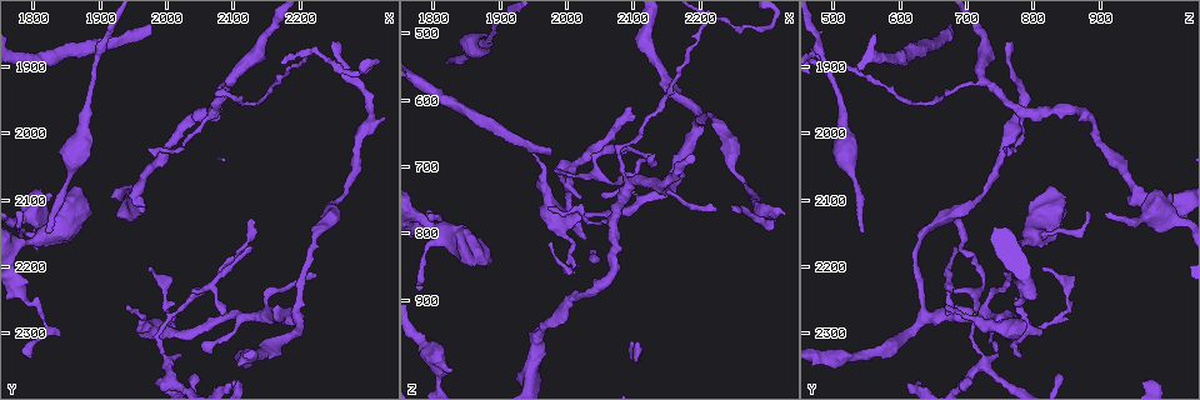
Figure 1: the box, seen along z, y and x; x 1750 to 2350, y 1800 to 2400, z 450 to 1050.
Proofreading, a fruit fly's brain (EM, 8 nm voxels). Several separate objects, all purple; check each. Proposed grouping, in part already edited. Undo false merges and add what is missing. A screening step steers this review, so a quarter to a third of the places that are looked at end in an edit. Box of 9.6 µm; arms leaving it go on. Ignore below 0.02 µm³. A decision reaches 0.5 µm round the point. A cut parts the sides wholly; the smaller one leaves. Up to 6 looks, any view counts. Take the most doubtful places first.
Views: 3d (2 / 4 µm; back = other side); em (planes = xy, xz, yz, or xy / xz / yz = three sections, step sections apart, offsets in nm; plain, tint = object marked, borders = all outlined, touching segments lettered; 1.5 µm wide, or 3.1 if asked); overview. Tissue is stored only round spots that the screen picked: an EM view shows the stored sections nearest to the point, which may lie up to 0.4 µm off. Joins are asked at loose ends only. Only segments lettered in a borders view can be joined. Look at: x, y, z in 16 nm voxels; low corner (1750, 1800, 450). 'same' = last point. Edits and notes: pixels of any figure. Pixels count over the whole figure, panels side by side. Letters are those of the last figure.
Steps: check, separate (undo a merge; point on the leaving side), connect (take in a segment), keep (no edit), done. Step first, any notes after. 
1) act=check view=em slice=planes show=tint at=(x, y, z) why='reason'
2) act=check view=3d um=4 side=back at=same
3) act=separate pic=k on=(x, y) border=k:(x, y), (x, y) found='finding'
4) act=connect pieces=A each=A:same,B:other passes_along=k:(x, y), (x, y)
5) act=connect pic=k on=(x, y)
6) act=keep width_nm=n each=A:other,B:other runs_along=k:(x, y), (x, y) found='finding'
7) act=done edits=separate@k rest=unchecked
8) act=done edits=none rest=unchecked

act=check view=em slice=planes show=borders at=(1825, 2150, 545) why='free end'

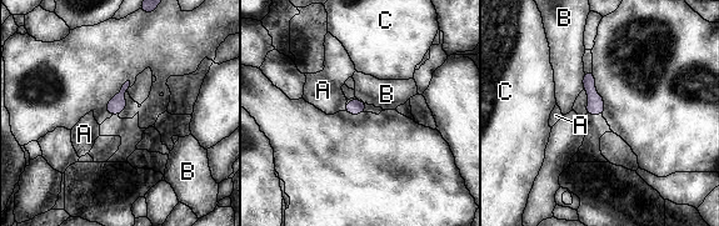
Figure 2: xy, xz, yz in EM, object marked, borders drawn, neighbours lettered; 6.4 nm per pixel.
act=keep each=A:other,B:other,C:other border=2:(346, 105), (344, 110) found='no lettered segment goes on from it'

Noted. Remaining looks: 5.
act=check view=em slice=planes show=borders at=(2020, 2340, 745) why='three arms meet'

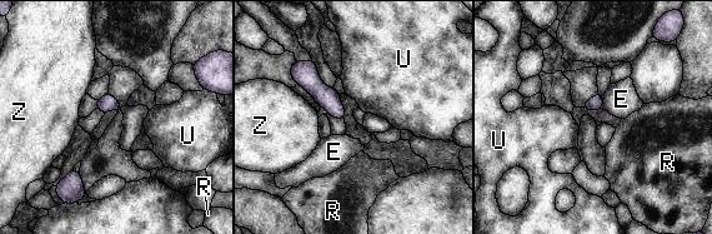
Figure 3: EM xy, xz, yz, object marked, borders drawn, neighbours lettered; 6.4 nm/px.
act=keep longest_contact=E:90nm each=E:other,R:other,U:other,Z:other border=3:(601, 95), (602, 108) found='none of them fits'

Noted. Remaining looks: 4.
act=check view=3d um=4 side=back at=(2085, 2275, 675) why='thin end'

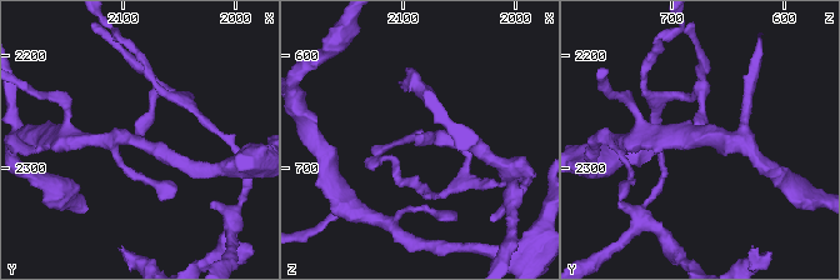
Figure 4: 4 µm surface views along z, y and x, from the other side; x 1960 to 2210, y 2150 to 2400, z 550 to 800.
act=check view=em slice=planes show=borders at=(2082, 2274, 672)

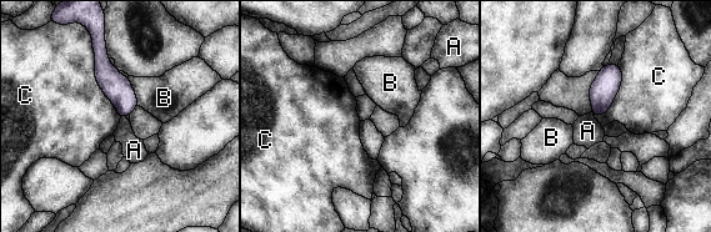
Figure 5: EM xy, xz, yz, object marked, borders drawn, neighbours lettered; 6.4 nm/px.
act=keep width_nm=160 each=A:other,B:other,C:other border=5:(91, 38), (94, 77), (120, 117) found='no lettered segment goes on from it'

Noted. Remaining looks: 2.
act=done edits=none rest=unchecked

